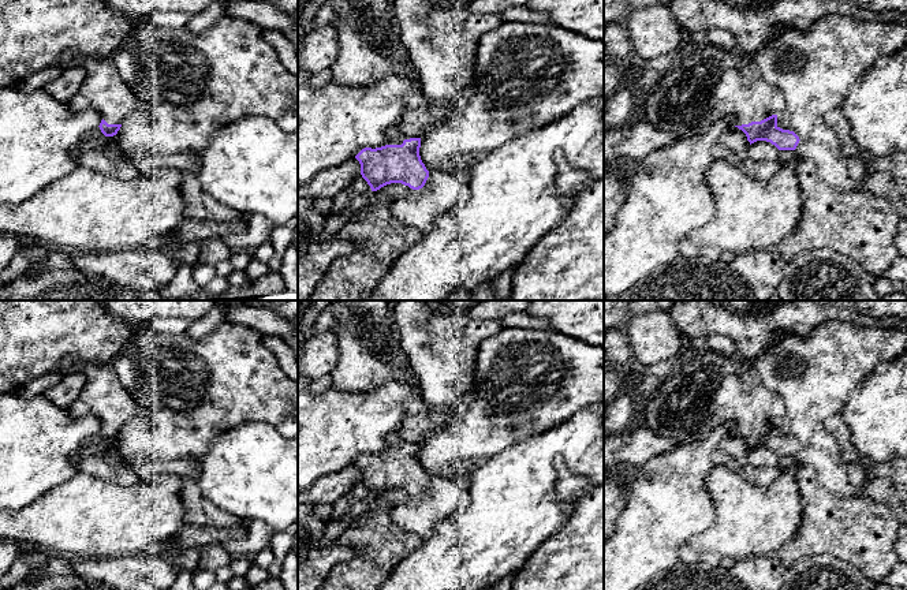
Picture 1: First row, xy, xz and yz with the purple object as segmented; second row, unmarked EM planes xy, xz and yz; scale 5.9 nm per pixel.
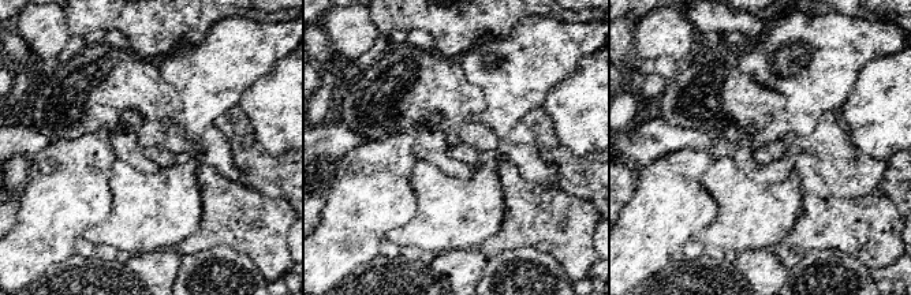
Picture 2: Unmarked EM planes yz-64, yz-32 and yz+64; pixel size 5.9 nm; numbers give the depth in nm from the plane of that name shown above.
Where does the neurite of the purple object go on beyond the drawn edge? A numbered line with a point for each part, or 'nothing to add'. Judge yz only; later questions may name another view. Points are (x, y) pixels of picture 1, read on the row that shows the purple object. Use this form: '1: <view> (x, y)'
1: yz (706, 83)
2: yz (835, 168)

